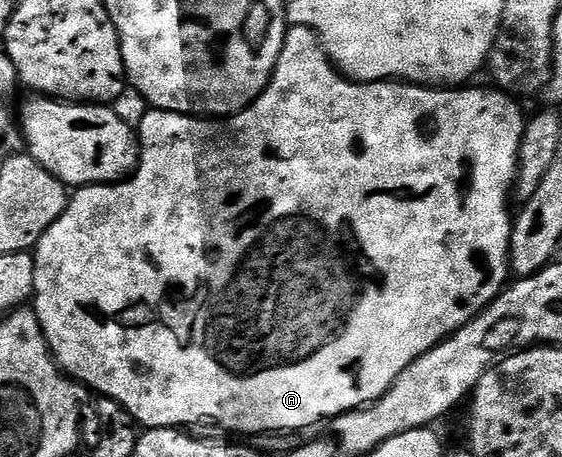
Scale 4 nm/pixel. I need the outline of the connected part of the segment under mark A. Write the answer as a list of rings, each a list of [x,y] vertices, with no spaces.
[[[294,24],[294,25],[292,25],[292,27],[290,27],[290,28],[289,28],[289,29],[288,29],[288,31],[286,31],[286,34],[285,34],[285,41],[284,41],[284,42],[283,42],[283,50],[282,50],[282,51],[281,51],[281,53],[280,53],[280,54],[279,54],[279,58],[278,58],[278,59],[277,59],[277,65],[275,65],[275,66],[274,66],[274,67],[273,67],[273,77],[271,77],[271,78],[270,78],[270,80],[269,80],[269,85],[268,85],[268,86],[267,86],[267,87],[266,87],[266,88],[265,88],[265,89],[263,89],[263,91],[261,91],[261,92],[260,92],[260,94],[259,94],[259,95],[258,95],[258,96],[257,96],[257,99],[256,99],[256,100],[254,100],[254,101],[253,101],[253,103],[251,103],[251,104],[248,104],[248,106],[246,106],[246,107],[245,107],[245,108],[244,108],[244,109],[243,109],[243,110],[242,110],[242,111],[241,111],[241,112],[236,112],[236,114],[235,114],[235,115],[234,115],[234,116],[230,116],[230,117],[228,117],[228,118],[198,118],[198,117],[195,117],[195,116],[185,116],[185,115],[184,115],[184,114],[183,114],[183,113],[182,113],[182,112],[163,112],[163,111],[160,111],[160,110],[150,110],[150,112],[148,112],[148,113],[147,113],[147,115],[145,115],[145,117],[144,117],[144,118],[143,118],[143,122],[142,122],[142,123],[141,123],[141,127],[140,127],[140,129],[139,129],[139,159],[138,159],[138,161],[137,161],[137,167],[136,167],[136,169],[135,169],[135,171],[134,171],[134,172],[133,172],[133,173],[132,173],[132,175],[130,175],[130,176],[129,176],[129,177],[128,177],[128,178],[125,178],[125,179],[122,179],[122,180],[121,180],[121,181],[120,181],[120,182],[114,182],[114,183],[111,183],[111,184],[87,184],[87,185],[84,185],[84,186],[81,186],[81,187],[78,187],[78,188],[77,188],[77,189],[76,189],[76,191],[74,191],[74,192],[73,192],[73,193],[72,193],[72,195],[70,195],[70,198],[69,198],[69,205],[67,205],[67,207],[66,207],[66,208],[65,208],[65,209],[64,209],[64,210],[63,210],[63,214],[62,214],[62,215],[61,215],[61,217],[59,217],[59,218],[58,218],[58,220],[57,220],[57,221],[55,221],[55,223],[54,223],[54,224],[53,224],[53,225],[52,225],[52,226],[51,226],[51,227],[50,227],[50,228],[48,228],[48,229],[47,229],[47,231],[45,231],[45,233],[44,233],[44,234],[43,234],[43,238],[42,238],[42,239],[41,239],[41,241],[40,241],[40,242],[38,242],[38,244],[37,244],[37,247],[36,247],[36,249],[35,249],[35,251],[34,251],[34,252],[33,252],[33,253],[32,253],[32,257],[33,257],[33,265],[34,265],[34,266],[35,266],[35,282],[34,282],[34,283],[33,283],[33,295],[32,295],[32,297],[31,297],[31,308],[32,308],[32,311],[34,311],[34,312],[36,312],[36,314],[37,314],[37,320],[38,320],[38,321],[39,321],[39,322],[40,322],[40,323],[41,323],[41,329],[42,329],[42,330],[43,330],[43,334],[44,334],[44,335],[45,335],[45,341],[47,341],[47,342],[48,342],[48,343],[49,343],[49,350],[50,350],[50,352],[52,352],[52,354],[53,354],[53,359],[54,359],[54,360],[56,360],[56,362],[57,362],[57,366],[58,366],[58,368],[60,368],[60,369],[61,369],[61,371],[62,371],[62,372],[64,372],[64,373],[65,373],[65,375],[66,375],[66,376],[68,376],[68,377],[70,377],[70,378],[72,378],[72,379],[74,379],[74,380],[76,380],[76,381],[77,381],[77,383],[78,383],[78,384],[80,384],[80,385],[82,385],[82,386],[84,386],[84,387],[85,387],[85,388],[86,388],[86,389],[88,389],[88,391],[89,391],[89,392],[90,392],[90,393],[93,393],[93,392],[98,392],[98,393],[97,393],[97,394],[96,394],[96,395],[97,395],[97,396],[98,396],[98,397],[101,397],[101,398],[104,398],[104,399],[107,399],[107,400],[114,400],[114,401],[115,401],[115,402],[119,402],[119,403],[120,403],[120,404],[121,404],[121,405],[123,405],[123,406],[124,406],[124,408],[126,408],[126,409],[127,409],[127,410],[128,410],[128,412],[129,412],[129,413],[130,413],[130,414],[132,414],[132,415],[133,415],[133,419],[134,419],[134,421],[136,421],[136,423],[137,423],[137,424],[138,424],[138,425],[140,425],[140,427],[141,427],[141,428],[142,428],[142,429],[145,429],[145,430],[148,430],[148,429],[150,429],[150,428],[176,428],[176,429],[180,429],[180,428],[181,428],[181,427],[182,427],[182,426],[189,426],[189,425],[185,425],[185,424],[197,424],[197,423],[199,423],[199,422],[200,422],[200,420],[214,420],[214,422],[215,422],[215,423],[217,423],[217,424],[218,424],[218,426],[219,426],[219,427],[221,427],[221,428],[226,428],[226,430],[227,430],[227,431],[229,431],[229,432],[237,432],[237,433],[236,433],[236,434],[260,434],[260,433],[262,433],[262,432],[296,432],[296,431],[298,431],[298,430],[306,430],[306,429],[305,429],[305,428],[309,428],[309,427],[311,427],[311,426],[312,426],[312,424],[317,424],[317,423],[319,423],[319,422],[320,422],[320,420],[326,420],[326,422],[329,422],[329,421],[332,421],[332,420],[333,420],[333,419],[334,419],[334,418],[336,418],[336,417],[338,417],[338,416],[342,416],[342,414],[343,414],[343,413],[344,413],[344,412],[356,412],[356,411],[357,411],[357,409],[358,409],[358,408],[363,408],[363,407],[366,407],[366,406],[368,406],[368,405],[370,405],[370,404],[372,404],[372,403],[373,403],[373,401],[374,401],[374,400],[377,400],[377,399],[379,399],[379,398],[380,398],[380,396],[382,396],[382,395],[383,395],[383,394],[384,394],[384,393],[385,393],[385,391],[387,391],[387,389],[388,389],[388,388],[390,388],[390,387],[391,387],[391,385],[392,385],[392,384],[393,384],[393,383],[395,383],[395,382],[396,382],[396,381],[397,381],[397,379],[398,379],[398,378],[399,378],[399,374],[403,374],[403,370],[407,370],[407,366],[411,366],[411,362],[415,362],[415,358],[419,358],[419,357],[420,357],[420,356],[422,356],[422,355],[423,355],[423,354],[427,354],[427,350],[431,350],[431,349],[432,349],[432,348],[434,348],[434,347],[435,347],[435,346],[436,346],[436,344],[439,344],[439,343],[441,343],[441,341],[442,341],[442,340],[446,340],[446,338],[447,338],[447,337],[449,337],[449,336],[450,336],[450,335],[451,335],[451,334],[452,334],[452,332],[458,332],[458,331],[459,331],[459,330],[460,330],[460,329],[461,329],[461,327],[463,327],[463,325],[465,325],[465,324],[466,324],[466,323],[467,323],[467,322],[471,322],[471,321],[472,321],[472,320],[473,320],[473,318],[474,318],[474,316],[476,316],[476,315],[477,315],[477,313],[478,313],[478,312],[484,312],[484,311],[485,311],[485,309],[486,309],[486,308],[488,308],[488,307],[489,307],[489,305],[490,305],[490,304],[492,304],[492,303],[493,303],[493,301],[494,301],[494,300],[496,300],[496,299],[497,299],[497,297],[498,297],[498,296],[500,296],[500,295],[501,295],[501,293],[502,293],[502,292],[504,292],[504,291],[505,291],[505,289],[506,289],[506,287],[507,287],[507,285],[508,285],[508,284],[509,284],[509,283],[510,283],[510,280],[511,280],[511,269],[510,269],[510,266],[509,266],[509,247],[510,247],[510,246],[511,246],[511,236],[512,236],[512,234],[513,234],[513,221],[514,221],[514,219],[515,219],[515,216],[514,216],[514,213],[513,213],[513,212],[512,212],[512,211],[511,211],[511,212],[510,212],[510,213],[509,213],[509,196],[510,196],[510,200],[511,200],[511,193],[512,193],[512,192],[513,192],[513,191],[514,191],[514,188],[515,188],[515,185],[516,185],[516,183],[517,183],[517,167],[518,167],[518,166],[519,166],[519,154],[520,154],[520,153],[521,153],[521,139],[522,139],[522,138],[523,138],[523,134],[524,134],[524,133],[525,133],[525,125],[526,125],[526,123],[527,123],[527,116],[526,116],[526,113],[524,113],[524,114],[523,114],[523,113],[521,113],[521,108],[520,108],[520,106],[519,106],[519,105],[517,105],[517,104],[520,104],[520,103],[518,103],[518,101],[517,101],[517,100],[516,100],[516,99],[514,99],[514,97],[512,97],[512,96],[510,96],[510,95],[509,95],[509,93],[507,93],[507,92],[502,92],[502,91],[500,91],[500,90],[498,90],[498,89],[497,89],[497,88],[496,88],[496,87],[493,87],[493,86],[488,86],[488,87],[489,87],[489,88],[469,88],[469,87],[470,87],[470,86],[465,86],[465,87],[462,87],[462,88],[461,88],[461,89],[460,89],[460,90],[438,90],[438,89],[437,89],[437,88],[436,88],[436,87],[433,87],[433,86],[422,86],[422,85],[419,85],[419,84],[414,84],[414,83],[412,83],[412,82],[354,82],[354,81],[353,81],[353,80],[351,80],[351,79],[349,79],[349,78],[346,78],[346,77],[345,77],[345,76],[344,76],[344,75],[342,75],[342,73],[341,73],[341,72],[340,72],[340,71],[338,71],[338,69],[337,69],[337,68],[336,68],[336,67],[334,67],[334,65],[333,65],[333,64],[332,64],[332,63],[331,63],[331,61],[330,61],[330,59],[329,59],[329,57],[328,57],[328,56],[326,56],[326,54],[325,54],[325,50],[324,50],[324,48],[322,48],[322,46],[321,46],[321,42],[320,42],[320,40],[318,40],[318,38],[317,38],[317,36],[316,36],[316,34],[315,34],[315,33],[313,33],[313,31],[311,31],[311,29],[309,29],[309,28],[304,28],[304,27],[303,27],[303,25],[302,25],[302,24]]]

